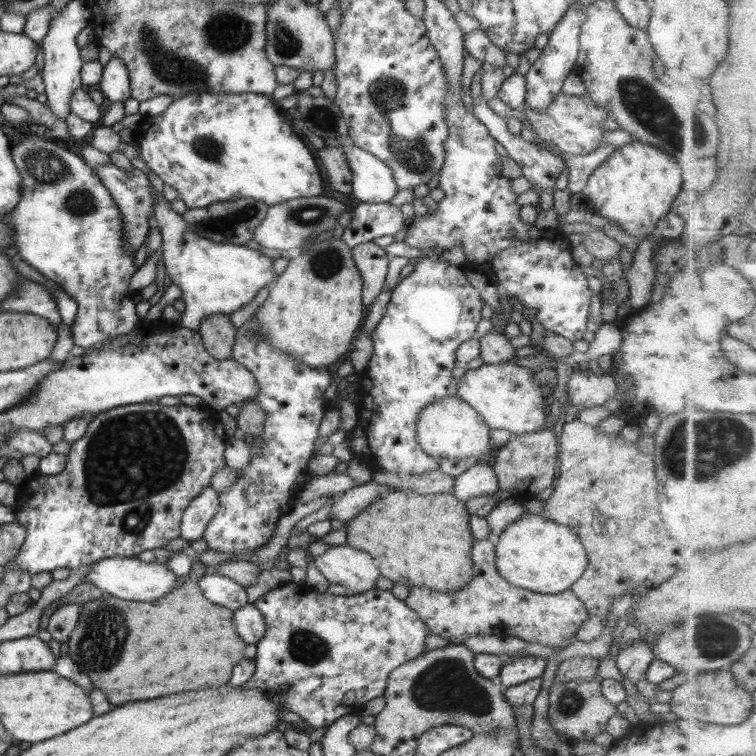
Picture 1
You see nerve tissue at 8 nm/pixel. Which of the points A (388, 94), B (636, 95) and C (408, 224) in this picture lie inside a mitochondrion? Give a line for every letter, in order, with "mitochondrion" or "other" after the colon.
A: mitochondrion
B: mitochondrion
C: other

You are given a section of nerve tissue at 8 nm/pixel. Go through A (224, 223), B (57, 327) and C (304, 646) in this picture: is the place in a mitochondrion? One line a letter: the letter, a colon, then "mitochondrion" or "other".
A: mitochondrion
B: other
C: mitochondrion

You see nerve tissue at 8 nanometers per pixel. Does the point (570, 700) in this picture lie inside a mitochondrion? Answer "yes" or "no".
yes

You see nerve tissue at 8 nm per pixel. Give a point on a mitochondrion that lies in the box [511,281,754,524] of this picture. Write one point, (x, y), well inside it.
(694, 445)

